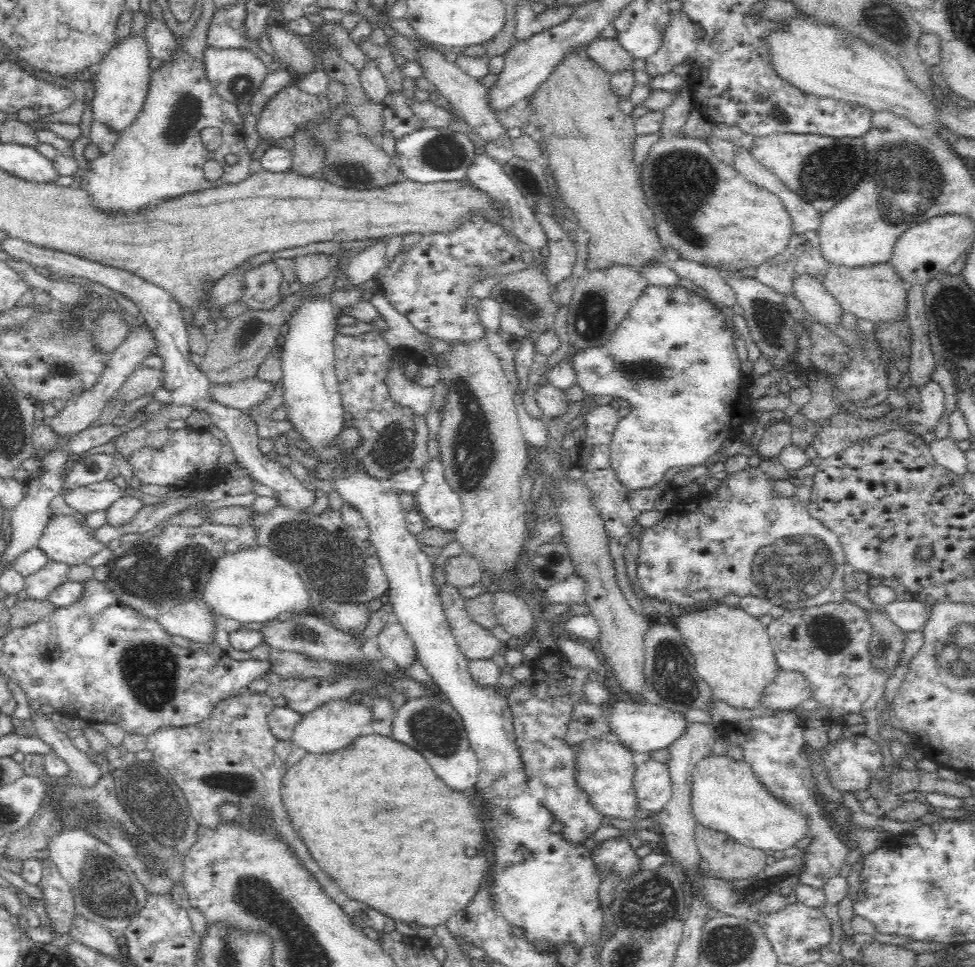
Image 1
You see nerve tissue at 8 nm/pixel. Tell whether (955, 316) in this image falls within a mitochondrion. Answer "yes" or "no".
yes

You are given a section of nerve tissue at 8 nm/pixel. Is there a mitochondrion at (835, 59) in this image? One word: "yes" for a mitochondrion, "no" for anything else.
no

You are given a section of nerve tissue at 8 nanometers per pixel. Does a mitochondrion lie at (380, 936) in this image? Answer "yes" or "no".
no

